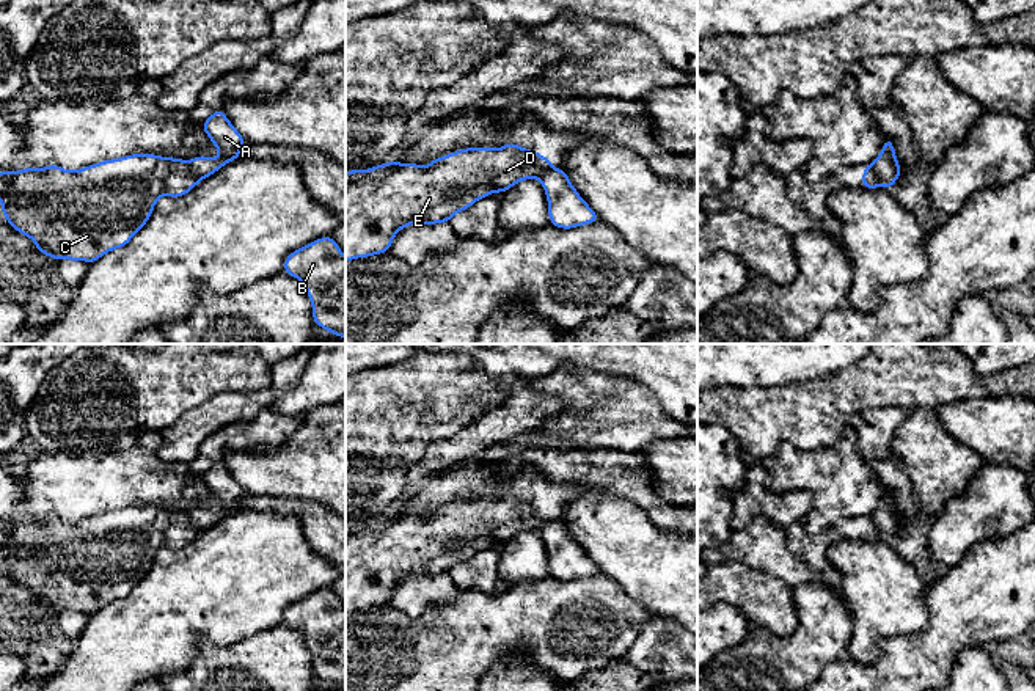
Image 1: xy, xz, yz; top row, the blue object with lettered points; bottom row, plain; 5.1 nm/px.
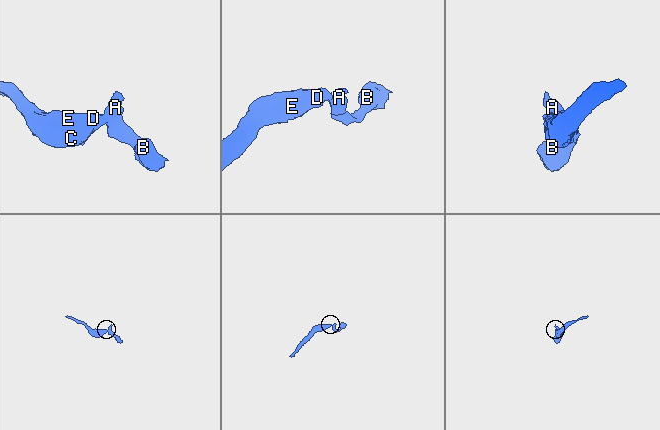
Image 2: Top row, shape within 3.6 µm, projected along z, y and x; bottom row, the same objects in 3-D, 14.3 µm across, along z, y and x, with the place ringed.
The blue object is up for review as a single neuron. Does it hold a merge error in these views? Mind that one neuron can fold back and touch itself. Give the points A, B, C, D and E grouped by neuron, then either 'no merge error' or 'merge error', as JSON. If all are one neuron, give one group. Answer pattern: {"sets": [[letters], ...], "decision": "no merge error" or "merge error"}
{"sets": [["A", "B"], ["C", "D", "E"]], "decision": "merge error"}

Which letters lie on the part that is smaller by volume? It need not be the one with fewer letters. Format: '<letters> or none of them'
A, B

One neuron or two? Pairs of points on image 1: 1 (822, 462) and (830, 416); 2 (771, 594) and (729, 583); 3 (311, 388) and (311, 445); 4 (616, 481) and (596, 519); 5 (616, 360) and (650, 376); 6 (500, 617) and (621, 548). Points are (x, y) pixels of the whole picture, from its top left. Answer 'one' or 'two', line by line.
1: two
2: one
3: two
4: two
5: one
6: two

